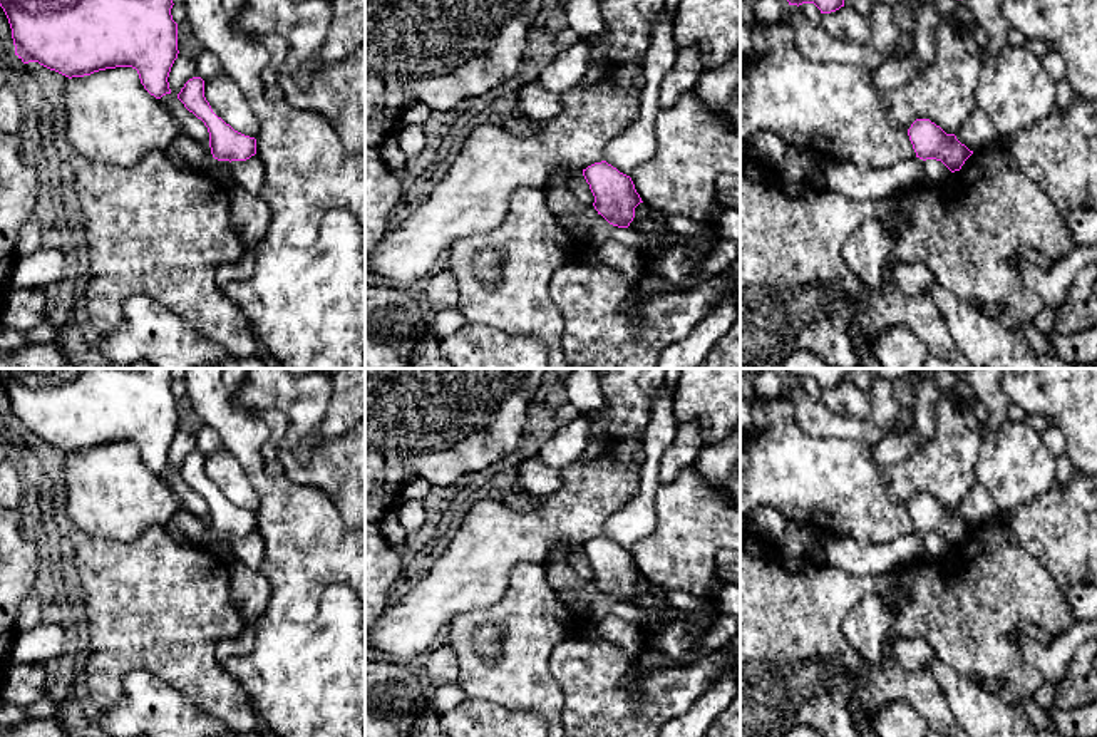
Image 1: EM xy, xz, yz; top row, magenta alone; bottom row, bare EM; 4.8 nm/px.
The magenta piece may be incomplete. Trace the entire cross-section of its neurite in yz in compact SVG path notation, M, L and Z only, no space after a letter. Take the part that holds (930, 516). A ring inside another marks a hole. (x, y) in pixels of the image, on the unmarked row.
M916 494L908 504L908 511L916 528L914 534L901 536L886 544L827 536L822 538L826 561L856 576L879 576L924 556L923 538L926 534L941 536L955 548L973 529L955 509L946 509L930 494Z

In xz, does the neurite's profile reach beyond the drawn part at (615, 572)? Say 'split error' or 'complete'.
complete

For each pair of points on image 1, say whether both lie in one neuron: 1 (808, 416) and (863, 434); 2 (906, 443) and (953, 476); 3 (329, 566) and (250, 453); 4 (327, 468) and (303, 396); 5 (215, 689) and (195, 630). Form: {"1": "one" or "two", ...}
{"1": "one", "2": "two", "3": "one", "4": "one", "5": "one"}

